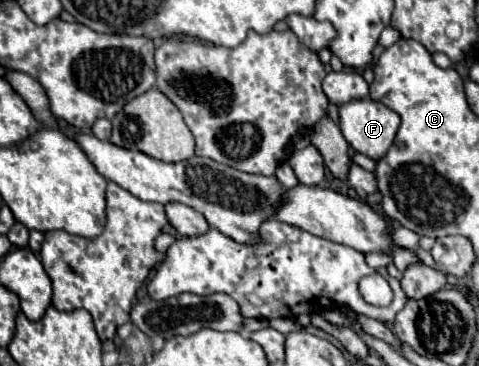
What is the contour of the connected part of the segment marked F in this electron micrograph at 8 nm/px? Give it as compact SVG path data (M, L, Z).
M359 99L359 101L349 101L349 103L341 105L339 107L339 121L341 121L341 133L347 139L347 143L355 151L359 151L375 161L379 161L389 151L389 147L395 141L399 123L401 123L397 113L393 113L389 107L385 107L377 101L371 101L371 99L363 99L363 101Z

